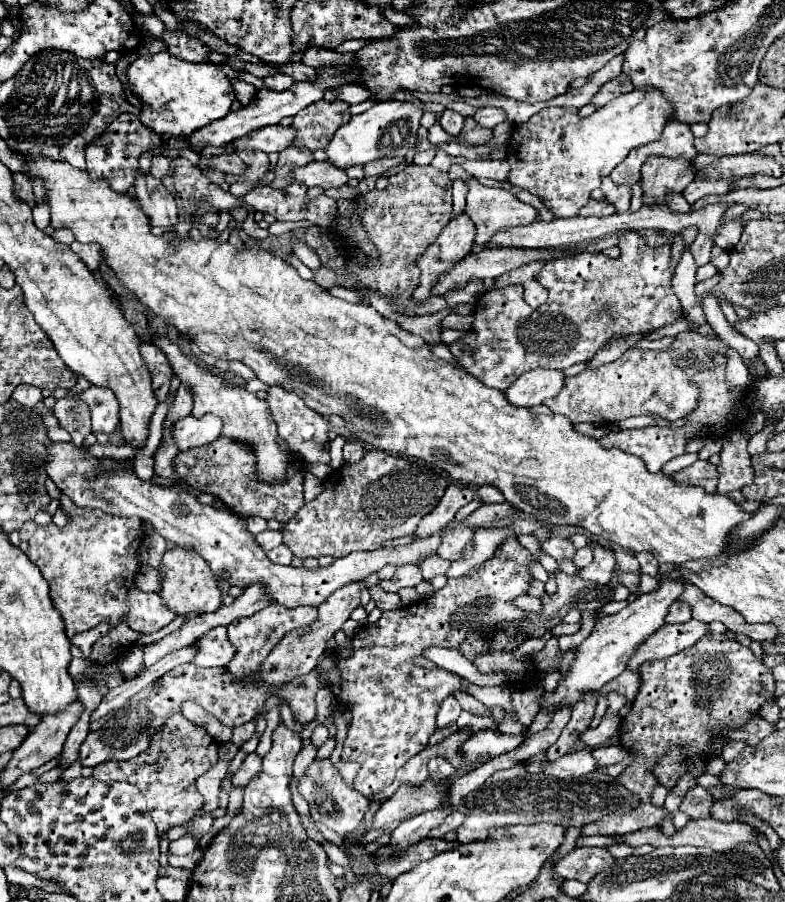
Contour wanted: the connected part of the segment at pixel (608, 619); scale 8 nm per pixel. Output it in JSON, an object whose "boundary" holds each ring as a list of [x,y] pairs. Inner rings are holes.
{"boundary":[[[661,576],[659,584],[661,586],[659,586],[657,592],[637,596],[635,602],[627,604],[617,614],[611,614],[611,616],[605,616],[605,618],[599,618],[597,620],[597,624],[593,626],[589,638],[583,640],[577,646],[575,660],[569,666],[569,670],[561,674],[561,678],[557,682],[557,688],[553,692],[545,692],[541,696],[541,702],[539,702],[539,708],[541,710],[555,712],[561,706],[573,706],[585,694],[601,690],[601,686],[605,686],[609,680],[617,678],[627,668],[627,662],[633,656],[635,648],[665,624],[665,616],[667,616],[669,606],[683,592],[681,580],[671,580],[667,576]]]}

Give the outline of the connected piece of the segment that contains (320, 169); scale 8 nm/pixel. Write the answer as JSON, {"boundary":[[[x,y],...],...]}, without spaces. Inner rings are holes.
{"boundary":[[[309,162],[307,166],[291,172],[293,182],[301,182],[305,186],[321,186],[323,190],[327,188],[337,188],[349,182],[347,174],[329,162]]]}

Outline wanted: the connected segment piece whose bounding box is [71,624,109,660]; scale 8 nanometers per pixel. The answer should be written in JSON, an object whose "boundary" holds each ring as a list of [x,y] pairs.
{"boundary":[[[101,624],[99,628],[93,628],[93,630],[89,630],[89,632],[83,632],[83,634],[77,634],[75,638],[71,638],[71,642],[73,642],[75,646],[79,646],[79,648],[81,648],[81,652],[83,652],[83,658],[85,658],[85,660],[89,658],[89,652],[91,652],[93,642],[97,642],[97,640],[99,640],[99,636],[101,636],[101,628],[103,628],[103,634],[109,630],[105,624]]]}

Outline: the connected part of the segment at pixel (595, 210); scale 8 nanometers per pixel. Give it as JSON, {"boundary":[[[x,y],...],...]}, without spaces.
{"boundary":[[[589,200],[587,206],[579,210],[579,216],[611,216],[611,214],[615,214],[615,206],[609,202],[597,202],[597,200]]]}

